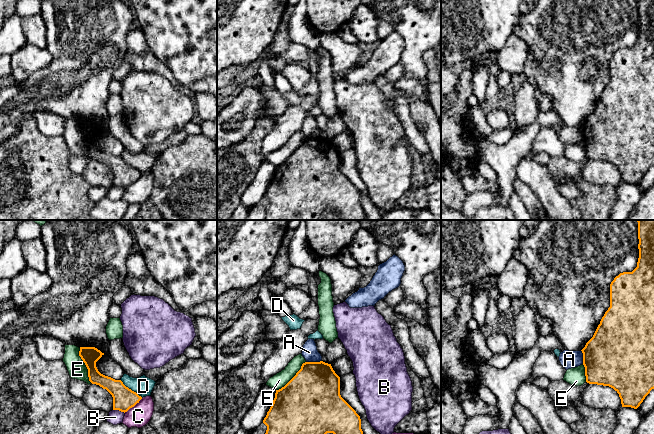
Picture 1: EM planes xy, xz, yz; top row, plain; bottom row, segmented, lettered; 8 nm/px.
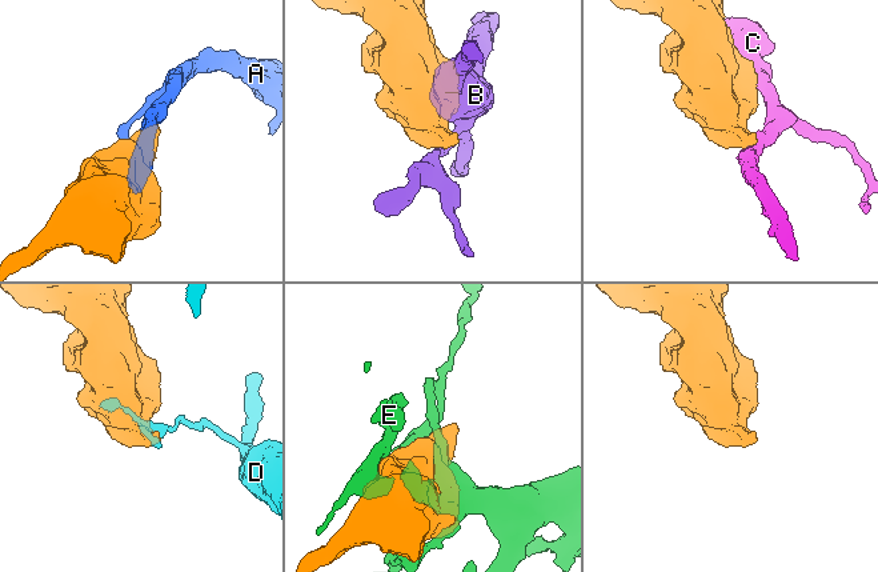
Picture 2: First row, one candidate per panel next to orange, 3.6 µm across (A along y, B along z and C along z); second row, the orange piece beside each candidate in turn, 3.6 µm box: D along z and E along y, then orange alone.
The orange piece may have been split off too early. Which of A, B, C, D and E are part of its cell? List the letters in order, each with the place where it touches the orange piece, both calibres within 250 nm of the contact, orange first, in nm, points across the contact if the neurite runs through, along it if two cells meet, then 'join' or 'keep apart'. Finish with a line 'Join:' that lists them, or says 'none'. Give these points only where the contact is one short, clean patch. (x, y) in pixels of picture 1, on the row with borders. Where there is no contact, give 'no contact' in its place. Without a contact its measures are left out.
A: xz (313, 362) | 420/120 nm | keep apart
B: xy (119, 410) | 180/120 nm | keep apart
C: xy (133, 406) | 180/180 nm | keep apart
D: xy (130, 389) | 180/160 nm | keep apart
E: xy (85, 364) | 140/150 nm | keep apart
Join: none

